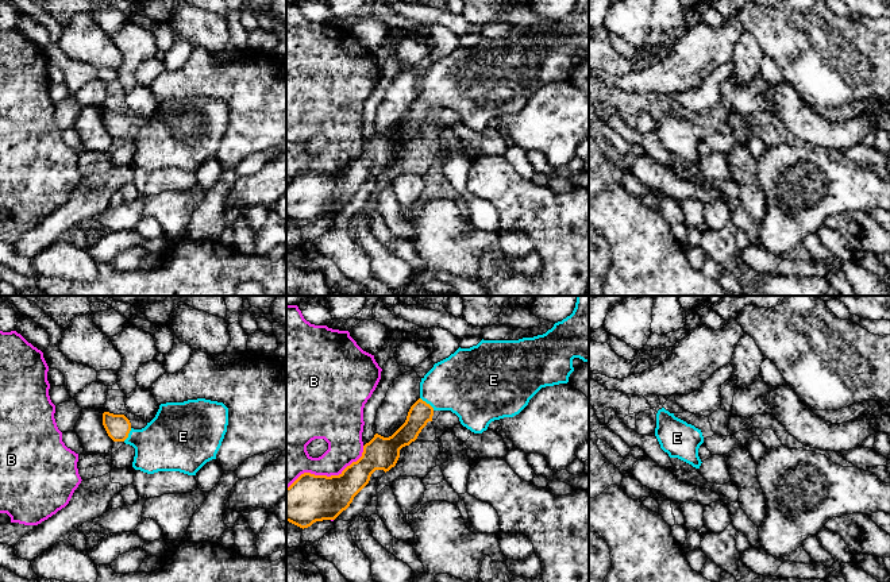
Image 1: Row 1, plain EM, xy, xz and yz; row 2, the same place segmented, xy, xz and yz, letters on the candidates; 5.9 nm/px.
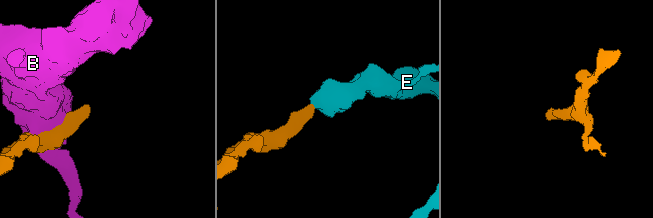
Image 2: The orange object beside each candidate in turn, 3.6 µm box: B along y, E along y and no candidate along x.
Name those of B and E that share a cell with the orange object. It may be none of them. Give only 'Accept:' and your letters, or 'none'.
Accept: E

